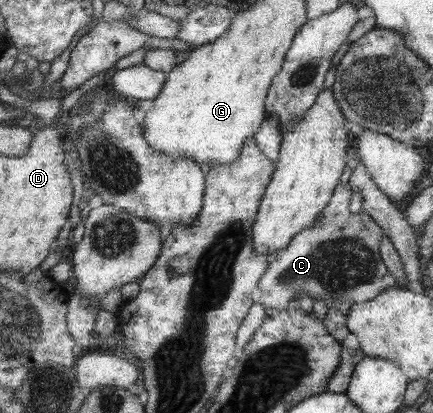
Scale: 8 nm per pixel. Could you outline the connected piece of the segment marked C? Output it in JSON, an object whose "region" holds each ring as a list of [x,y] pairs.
{"region":[[[338,185],[334,188],[329,204],[322,209],[322,220],[315,221],[312,227],[302,229],[284,249],[275,253],[275,258],[270,263],[258,281],[258,295],[256,299],[264,308],[282,310],[286,304],[290,303],[290,298],[299,299],[300,293],[306,292],[311,299],[324,301],[328,307],[330,300],[348,300],[350,305],[368,301],[382,292],[384,288],[395,285],[397,279],[389,273],[386,265],[381,261],[380,249],[382,241],[381,226],[377,224],[368,214],[350,214],[348,204],[352,189],[346,185]]]}

